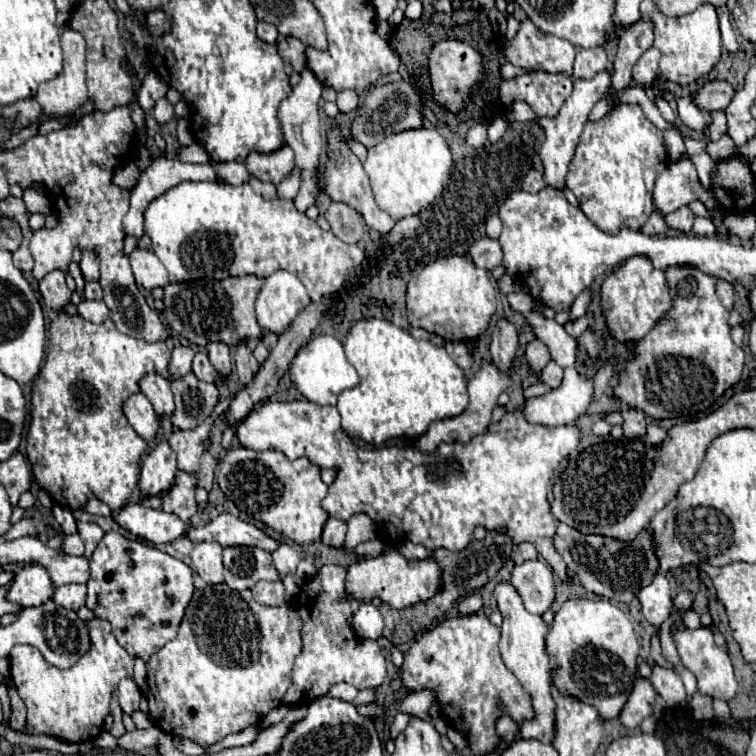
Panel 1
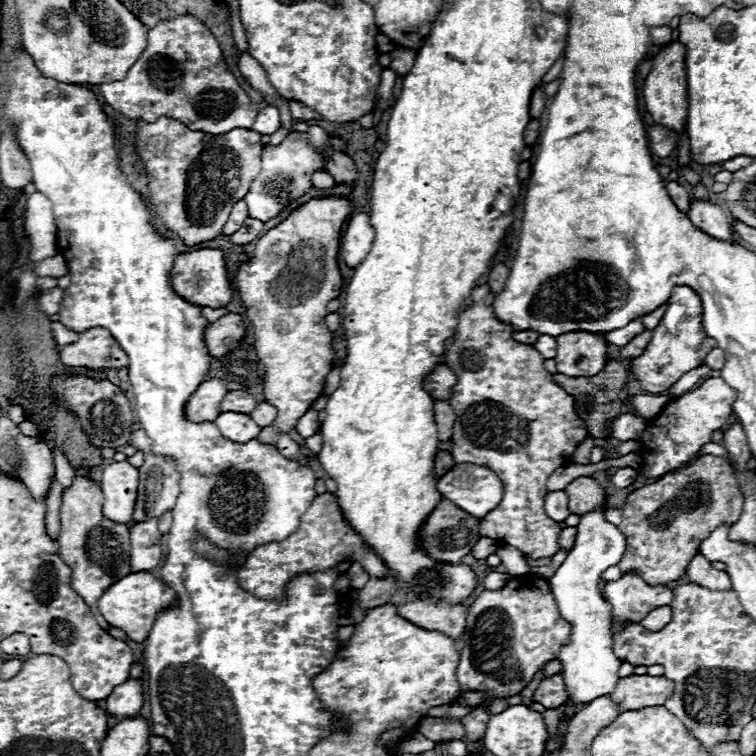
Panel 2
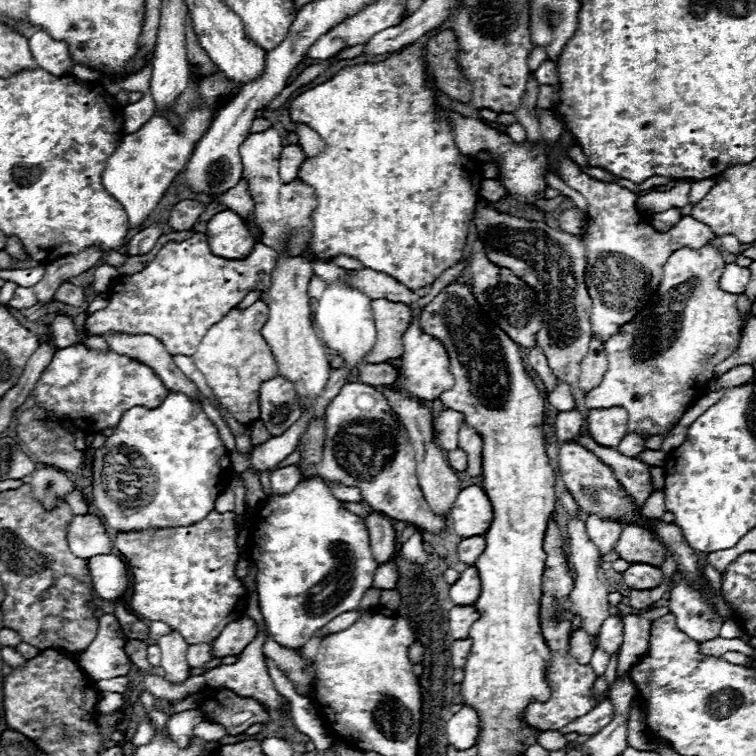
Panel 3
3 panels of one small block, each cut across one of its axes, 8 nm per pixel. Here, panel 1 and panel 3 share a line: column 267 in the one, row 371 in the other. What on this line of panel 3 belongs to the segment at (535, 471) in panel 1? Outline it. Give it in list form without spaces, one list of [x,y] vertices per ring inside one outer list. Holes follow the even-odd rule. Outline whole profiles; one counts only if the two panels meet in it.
[[[404,336],[404,354],[402,354],[401,374],[408,394],[418,400],[434,400],[444,390],[454,386],[454,376],[450,372],[450,360],[444,344],[434,336]]]

